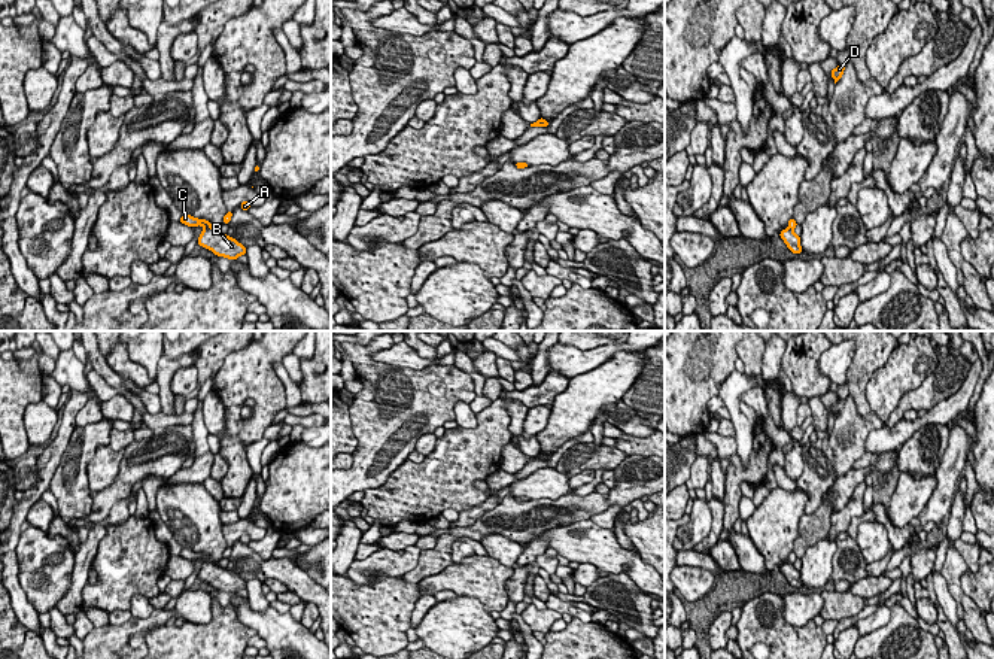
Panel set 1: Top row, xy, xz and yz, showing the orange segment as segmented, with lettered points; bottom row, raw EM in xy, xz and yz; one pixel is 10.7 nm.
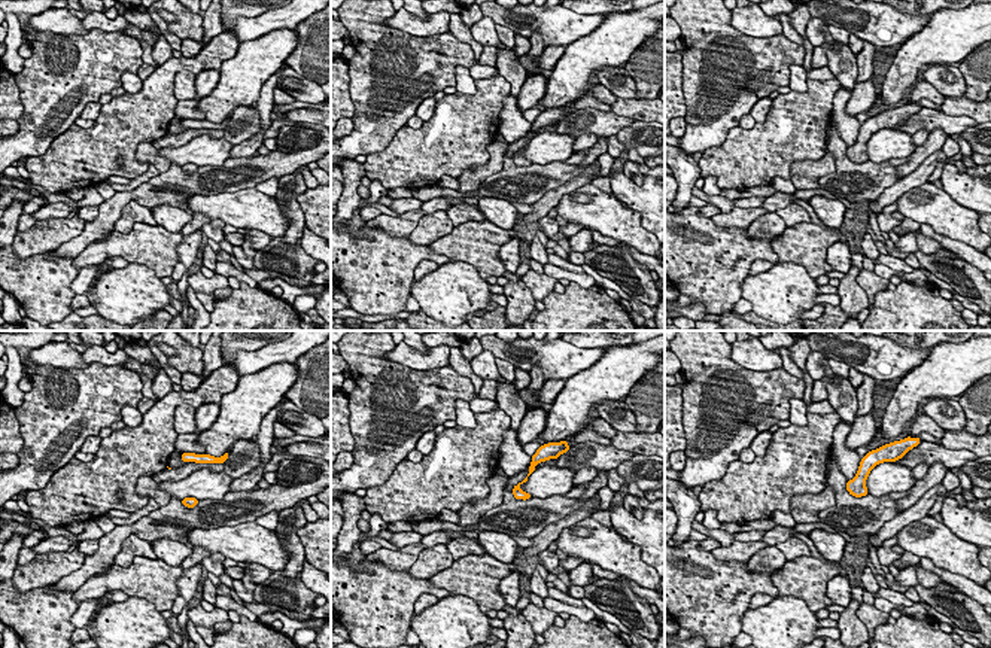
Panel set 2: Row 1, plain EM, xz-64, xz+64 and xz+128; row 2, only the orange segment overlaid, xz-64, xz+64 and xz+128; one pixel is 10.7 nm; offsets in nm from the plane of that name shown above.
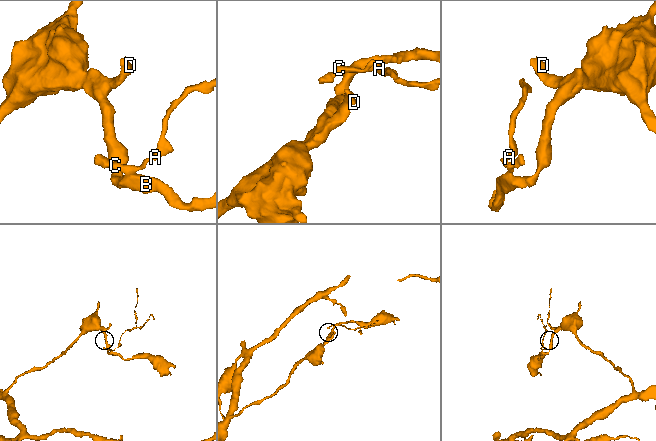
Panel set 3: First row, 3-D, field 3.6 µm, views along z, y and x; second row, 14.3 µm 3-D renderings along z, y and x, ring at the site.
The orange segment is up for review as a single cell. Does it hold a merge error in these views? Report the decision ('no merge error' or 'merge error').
merge error

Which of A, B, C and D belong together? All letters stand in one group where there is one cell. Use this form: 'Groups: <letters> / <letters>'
Groups: A C / B D

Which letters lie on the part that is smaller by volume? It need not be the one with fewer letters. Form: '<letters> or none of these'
A, C

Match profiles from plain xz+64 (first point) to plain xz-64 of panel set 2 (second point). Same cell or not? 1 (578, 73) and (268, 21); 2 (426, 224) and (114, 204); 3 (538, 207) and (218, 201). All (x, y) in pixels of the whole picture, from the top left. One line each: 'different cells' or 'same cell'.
1: different cells
2: same cell
3: different cells

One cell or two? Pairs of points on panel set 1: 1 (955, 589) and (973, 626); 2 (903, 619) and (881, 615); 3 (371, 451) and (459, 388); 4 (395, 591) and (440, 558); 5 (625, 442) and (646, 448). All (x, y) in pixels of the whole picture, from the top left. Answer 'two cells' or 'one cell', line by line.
1: one cell
2: two cells
3: one cell
4: two cells
5: one cell

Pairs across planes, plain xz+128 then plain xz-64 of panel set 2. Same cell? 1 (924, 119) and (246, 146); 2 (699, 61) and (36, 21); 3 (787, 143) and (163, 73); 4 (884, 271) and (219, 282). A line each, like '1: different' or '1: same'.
1: different
2: different
3: same
4: different

